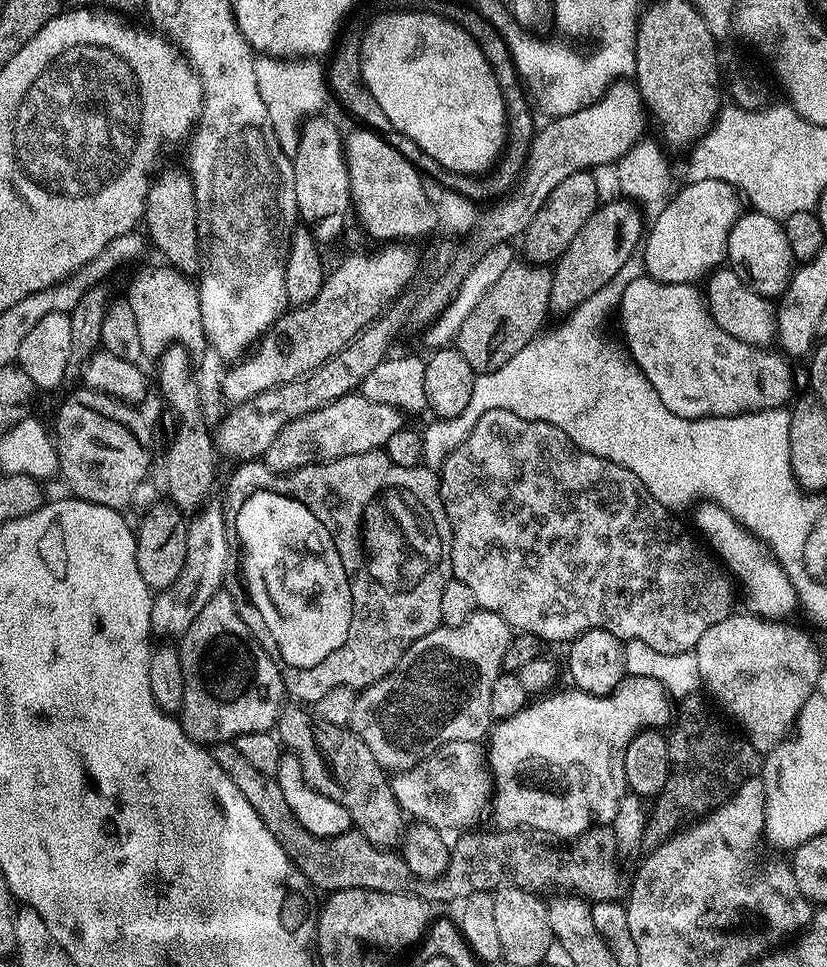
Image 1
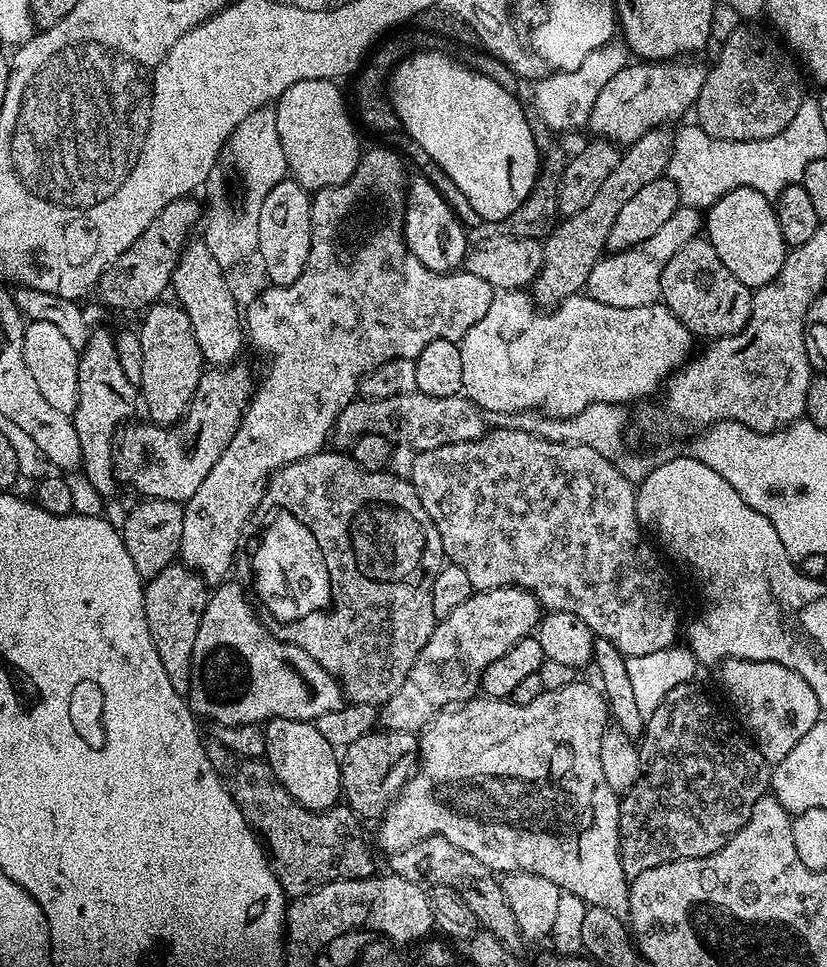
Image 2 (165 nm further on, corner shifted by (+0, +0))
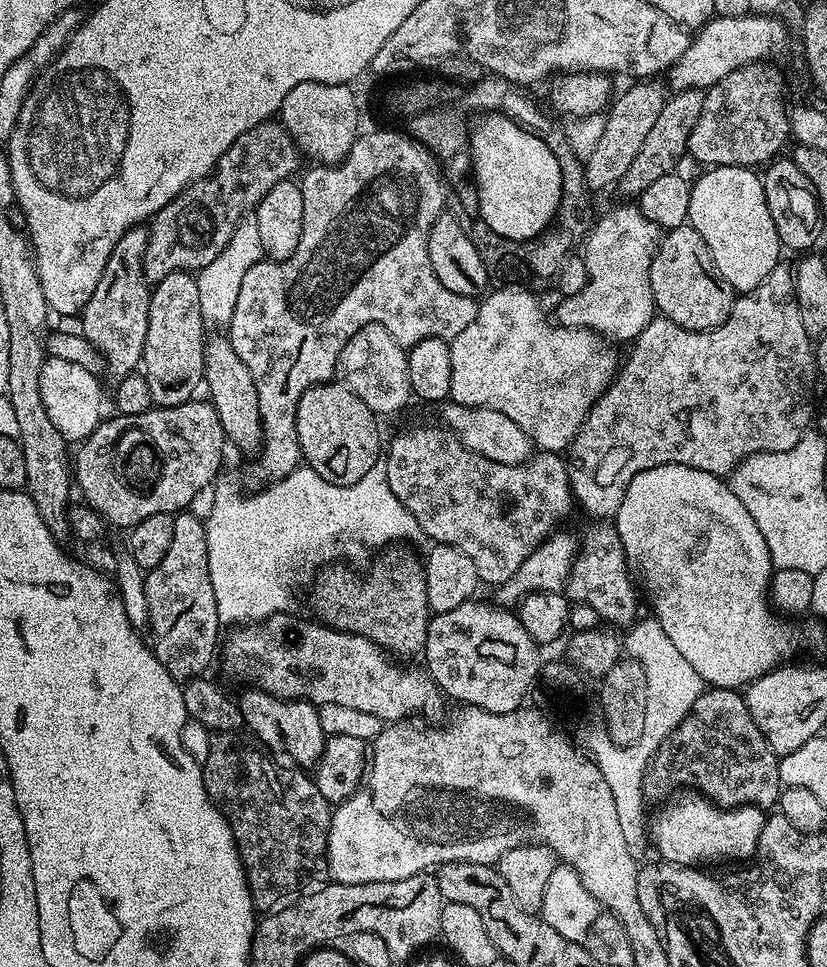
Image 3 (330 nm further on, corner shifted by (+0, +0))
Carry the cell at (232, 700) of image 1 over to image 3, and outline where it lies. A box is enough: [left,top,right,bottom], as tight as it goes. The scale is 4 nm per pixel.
[222,614,446,722]

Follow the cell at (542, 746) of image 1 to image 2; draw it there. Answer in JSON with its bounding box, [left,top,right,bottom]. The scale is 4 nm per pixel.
[379,698,629,918]

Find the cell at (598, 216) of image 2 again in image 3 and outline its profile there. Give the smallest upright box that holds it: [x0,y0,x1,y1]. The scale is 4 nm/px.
[618,88,704,198]

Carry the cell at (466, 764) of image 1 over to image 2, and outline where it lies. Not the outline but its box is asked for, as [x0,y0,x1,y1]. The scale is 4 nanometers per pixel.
[340,730,417,821]

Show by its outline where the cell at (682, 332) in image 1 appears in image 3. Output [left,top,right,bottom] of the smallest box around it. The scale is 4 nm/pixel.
[450,288,618,453]

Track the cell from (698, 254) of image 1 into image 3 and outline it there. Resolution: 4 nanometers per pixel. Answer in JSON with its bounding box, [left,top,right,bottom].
[554,203,662,342]

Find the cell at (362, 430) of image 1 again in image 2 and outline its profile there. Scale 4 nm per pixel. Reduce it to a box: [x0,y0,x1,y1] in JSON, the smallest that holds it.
[334,391,486,453]

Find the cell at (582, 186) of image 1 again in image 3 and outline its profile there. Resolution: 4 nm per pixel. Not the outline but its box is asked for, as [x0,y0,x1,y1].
[583,78,666,190]

